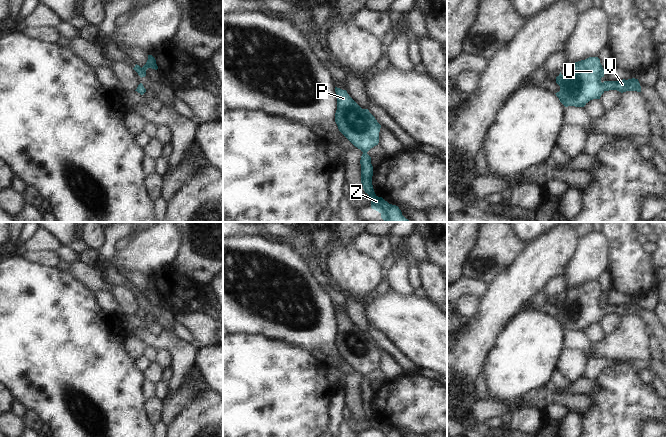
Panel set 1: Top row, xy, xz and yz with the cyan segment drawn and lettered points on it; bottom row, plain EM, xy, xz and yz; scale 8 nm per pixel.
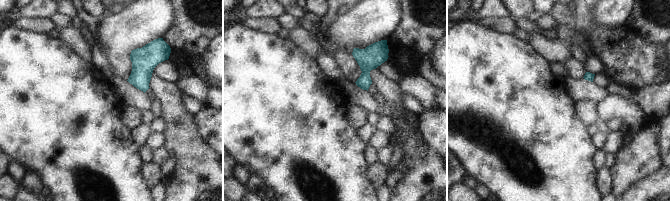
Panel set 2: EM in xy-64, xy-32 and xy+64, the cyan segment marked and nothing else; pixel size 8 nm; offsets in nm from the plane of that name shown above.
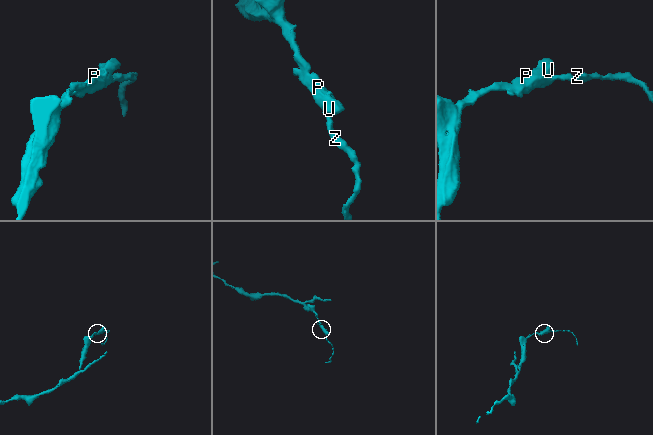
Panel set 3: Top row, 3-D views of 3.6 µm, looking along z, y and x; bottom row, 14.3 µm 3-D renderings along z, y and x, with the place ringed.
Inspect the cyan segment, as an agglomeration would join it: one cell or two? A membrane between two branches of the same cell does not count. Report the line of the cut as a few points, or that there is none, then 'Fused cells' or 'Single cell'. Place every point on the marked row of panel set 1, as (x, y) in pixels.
No split. Single cell

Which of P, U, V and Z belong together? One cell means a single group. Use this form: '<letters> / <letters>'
P U V Z

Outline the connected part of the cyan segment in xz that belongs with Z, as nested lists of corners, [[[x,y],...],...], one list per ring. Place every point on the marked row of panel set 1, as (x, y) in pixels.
[[[335,87],[337,110],[335,122],[339,131],[363,154],[361,156],[361,183],[371,199],[371,208],[381,214],[385,222],[411,222],[406,219],[398,206],[389,204],[378,197],[373,189],[373,166],[367,152],[378,145],[381,125],[368,109],[362,109],[346,90]]]

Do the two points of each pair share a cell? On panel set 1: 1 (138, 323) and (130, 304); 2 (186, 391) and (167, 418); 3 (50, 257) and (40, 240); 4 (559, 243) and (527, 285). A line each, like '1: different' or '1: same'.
1: different
2: same
3: different
4: same

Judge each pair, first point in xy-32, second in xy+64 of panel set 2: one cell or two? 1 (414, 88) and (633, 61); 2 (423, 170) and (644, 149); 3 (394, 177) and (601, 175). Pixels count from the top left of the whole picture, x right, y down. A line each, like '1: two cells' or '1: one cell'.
1: two cells
2: two cells
3: two cells

